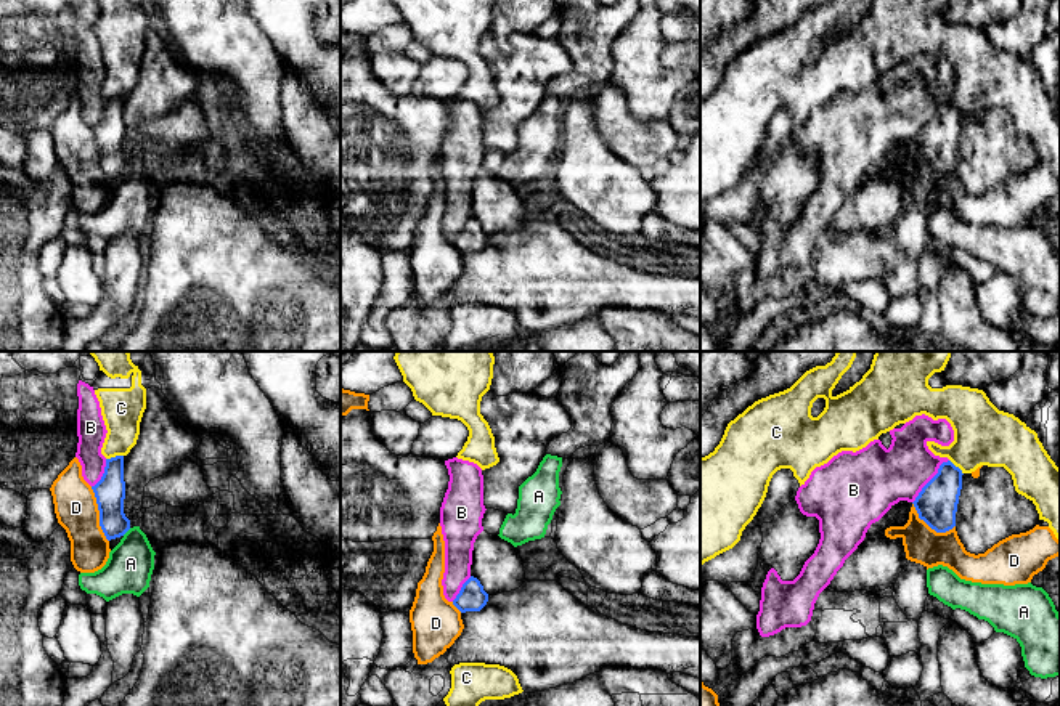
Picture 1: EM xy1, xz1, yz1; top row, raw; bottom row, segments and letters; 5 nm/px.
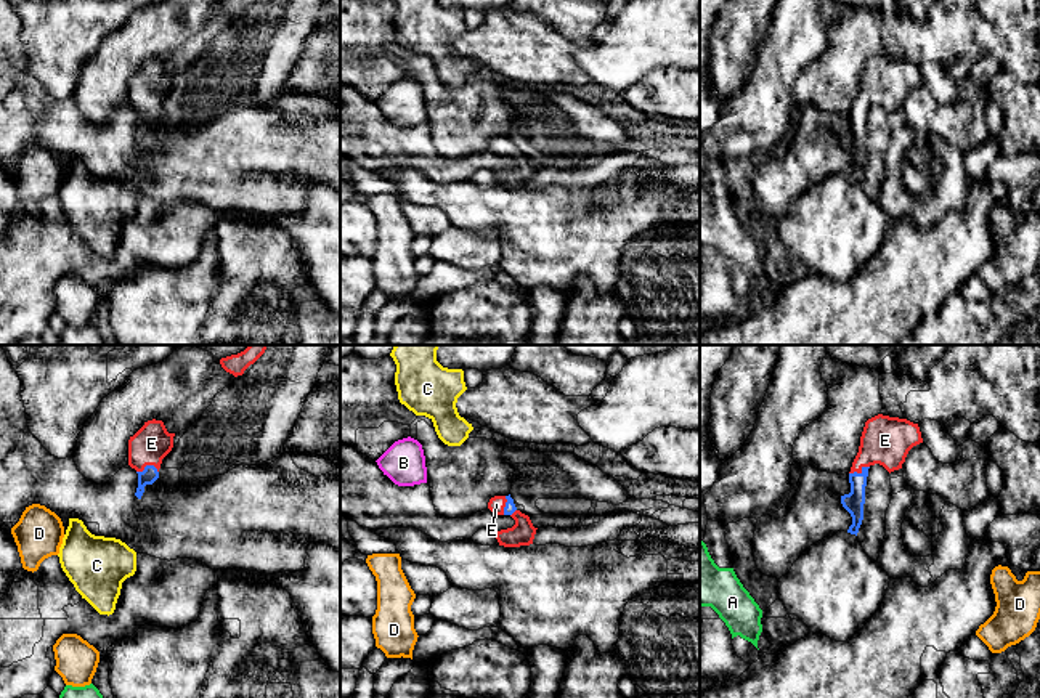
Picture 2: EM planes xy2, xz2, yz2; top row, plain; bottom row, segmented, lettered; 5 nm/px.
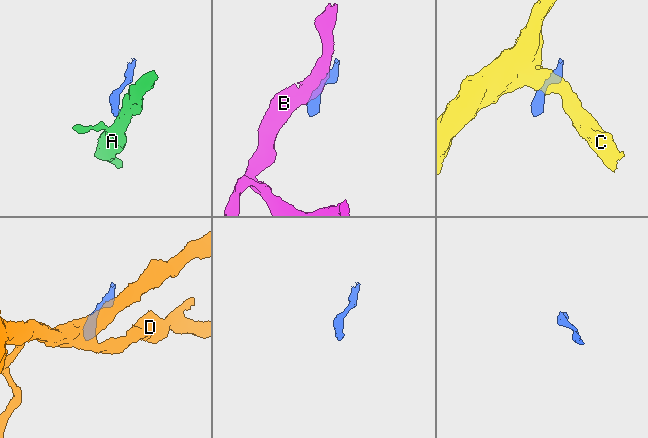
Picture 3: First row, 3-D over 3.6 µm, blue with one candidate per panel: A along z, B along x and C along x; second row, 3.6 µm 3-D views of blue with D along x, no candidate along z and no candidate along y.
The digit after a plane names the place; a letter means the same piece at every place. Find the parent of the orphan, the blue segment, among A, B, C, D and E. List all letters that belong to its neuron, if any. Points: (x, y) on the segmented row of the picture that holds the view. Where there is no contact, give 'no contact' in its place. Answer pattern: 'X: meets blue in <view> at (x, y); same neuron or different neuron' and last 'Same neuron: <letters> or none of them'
A: meets blue in xy1 at (126, 531); different neuron
B: meets blue in yz1 at (930, 480); different neuron
C: meets blue in xy1 at (116, 456); different neuron
D: meets blue in xy1 at (100, 514); different neuron
E: meets blue in xy2 at (146, 466); same neuron
Same neuron: E

